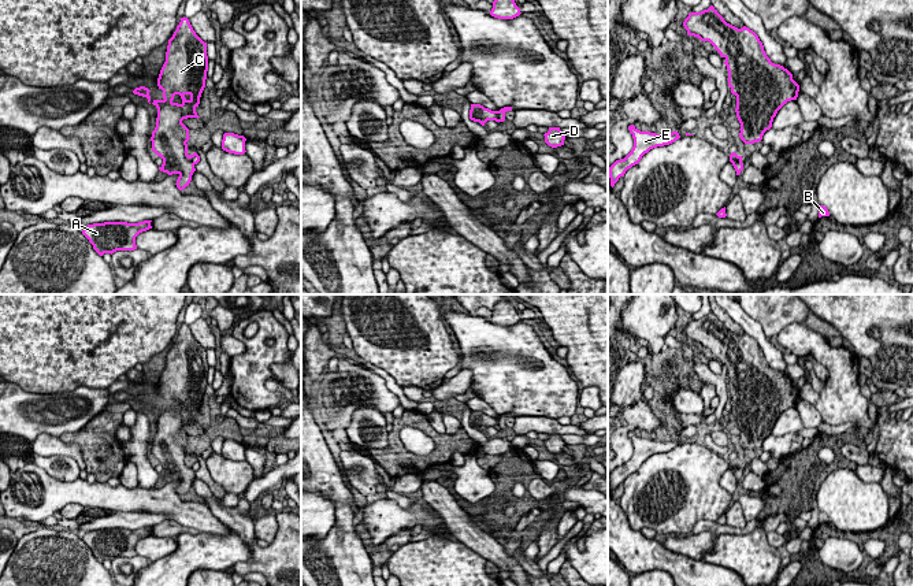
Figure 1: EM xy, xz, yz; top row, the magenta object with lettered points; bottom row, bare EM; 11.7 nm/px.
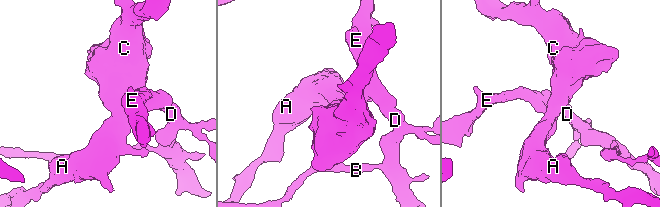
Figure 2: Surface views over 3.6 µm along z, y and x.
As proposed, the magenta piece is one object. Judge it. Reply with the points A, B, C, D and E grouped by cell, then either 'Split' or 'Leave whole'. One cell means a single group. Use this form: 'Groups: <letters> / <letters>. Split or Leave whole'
Groups: A C / B D E. Split

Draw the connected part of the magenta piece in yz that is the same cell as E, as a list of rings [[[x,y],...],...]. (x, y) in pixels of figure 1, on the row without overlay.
[[[634,431],[628,433],[630,440],[634,445],[634,453],[631,459],[620,467],[616,467],[609,474],[610,493],[619,487],[620,483],[624,483],[626,478],[632,472],[638,471],[645,460],[657,453],[664,453],[675,449],[680,445],[678,438],[672,438],[667,442],[660,442],[650,438],[641,438]]]

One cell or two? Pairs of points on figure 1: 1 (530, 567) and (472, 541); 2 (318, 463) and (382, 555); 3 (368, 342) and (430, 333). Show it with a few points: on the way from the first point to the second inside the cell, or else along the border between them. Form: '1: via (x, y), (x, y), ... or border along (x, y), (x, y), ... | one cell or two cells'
1: border along (512, 555), (526, 571) | two cells
2: border along (362, 536), (362, 544), (374, 566) | two cells
3: via (385, 348), (408, 349), (412, 347), (414, 340) | one cell

